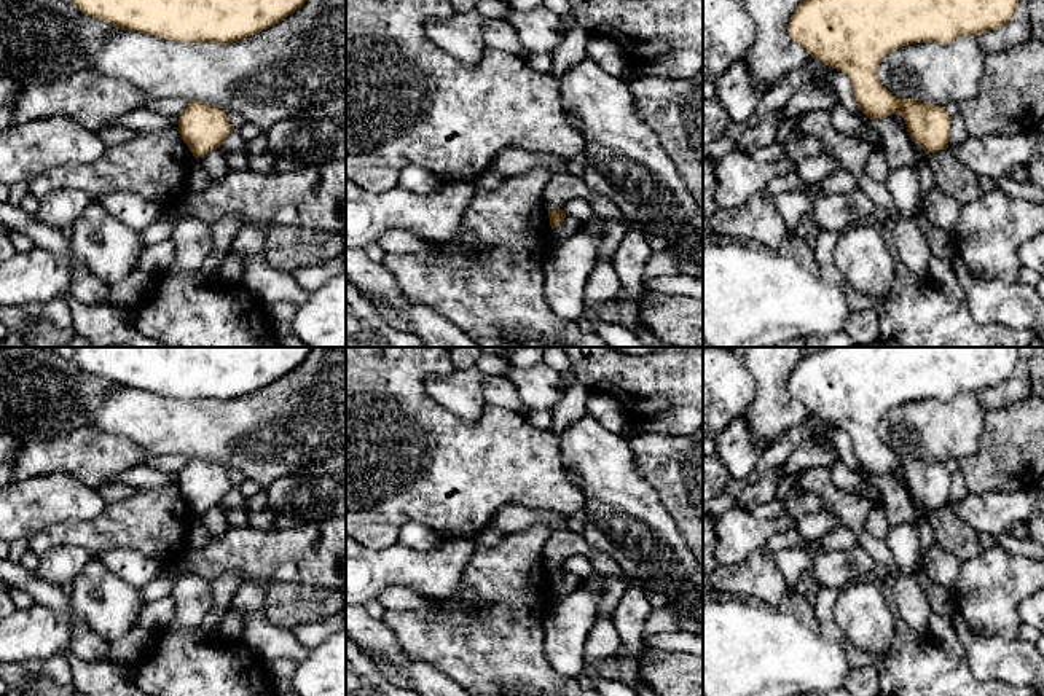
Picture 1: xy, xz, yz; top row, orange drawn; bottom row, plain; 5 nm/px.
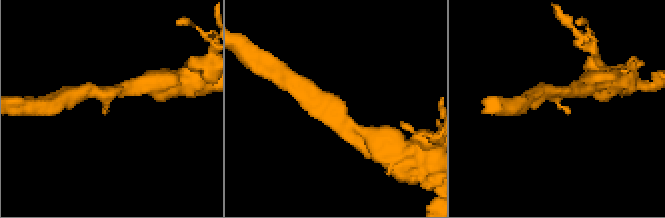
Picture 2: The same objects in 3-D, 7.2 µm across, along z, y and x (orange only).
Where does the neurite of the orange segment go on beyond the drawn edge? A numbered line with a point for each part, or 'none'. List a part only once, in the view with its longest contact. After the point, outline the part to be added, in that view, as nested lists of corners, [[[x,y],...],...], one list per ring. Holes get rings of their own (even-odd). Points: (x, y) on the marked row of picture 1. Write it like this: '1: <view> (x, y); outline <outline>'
none

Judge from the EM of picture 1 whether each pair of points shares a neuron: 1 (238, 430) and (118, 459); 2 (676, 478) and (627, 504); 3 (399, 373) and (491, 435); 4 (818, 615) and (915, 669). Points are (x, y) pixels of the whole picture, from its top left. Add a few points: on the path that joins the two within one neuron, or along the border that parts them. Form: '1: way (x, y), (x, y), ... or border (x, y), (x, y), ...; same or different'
1: border (113, 435), (133, 440), (149, 454); different
2: border (635, 457), (635, 467), (676, 521); different
3: way (413, 398), (450, 435), (466, 435); same
4: way (840, 639), (861, 660), (879, 661), (891, 668); same

